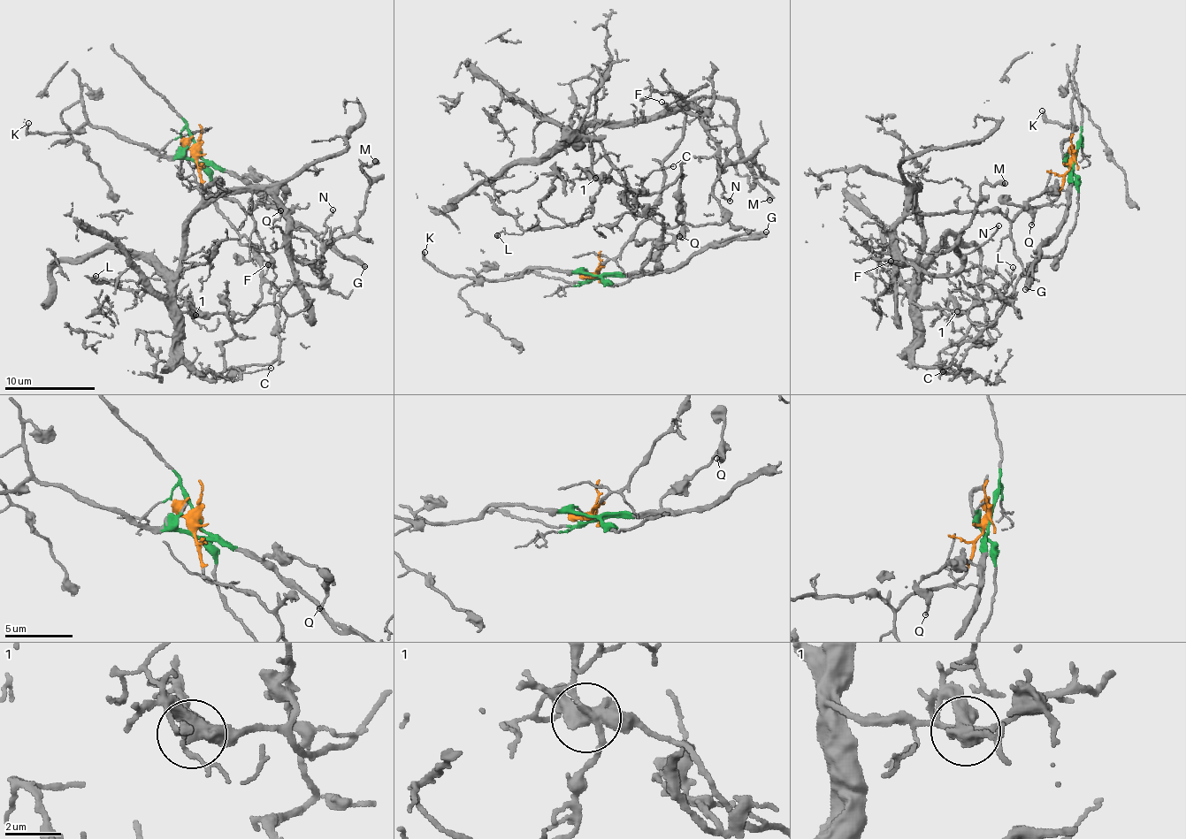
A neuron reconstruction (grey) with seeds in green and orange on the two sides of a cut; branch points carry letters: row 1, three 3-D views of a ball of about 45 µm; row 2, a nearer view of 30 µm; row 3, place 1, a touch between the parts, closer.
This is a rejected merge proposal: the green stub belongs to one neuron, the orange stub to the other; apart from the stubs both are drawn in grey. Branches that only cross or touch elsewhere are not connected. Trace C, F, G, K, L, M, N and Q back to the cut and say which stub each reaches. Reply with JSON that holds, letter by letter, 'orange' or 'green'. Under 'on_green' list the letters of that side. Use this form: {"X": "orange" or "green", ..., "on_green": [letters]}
{"C": "green", "F": "orange", "G": "green", "K": "green", "L": "orange", "M": "orange", "N": "orange", "Q": "green", "on_green": ["C", "G", "K", "Q"]}

